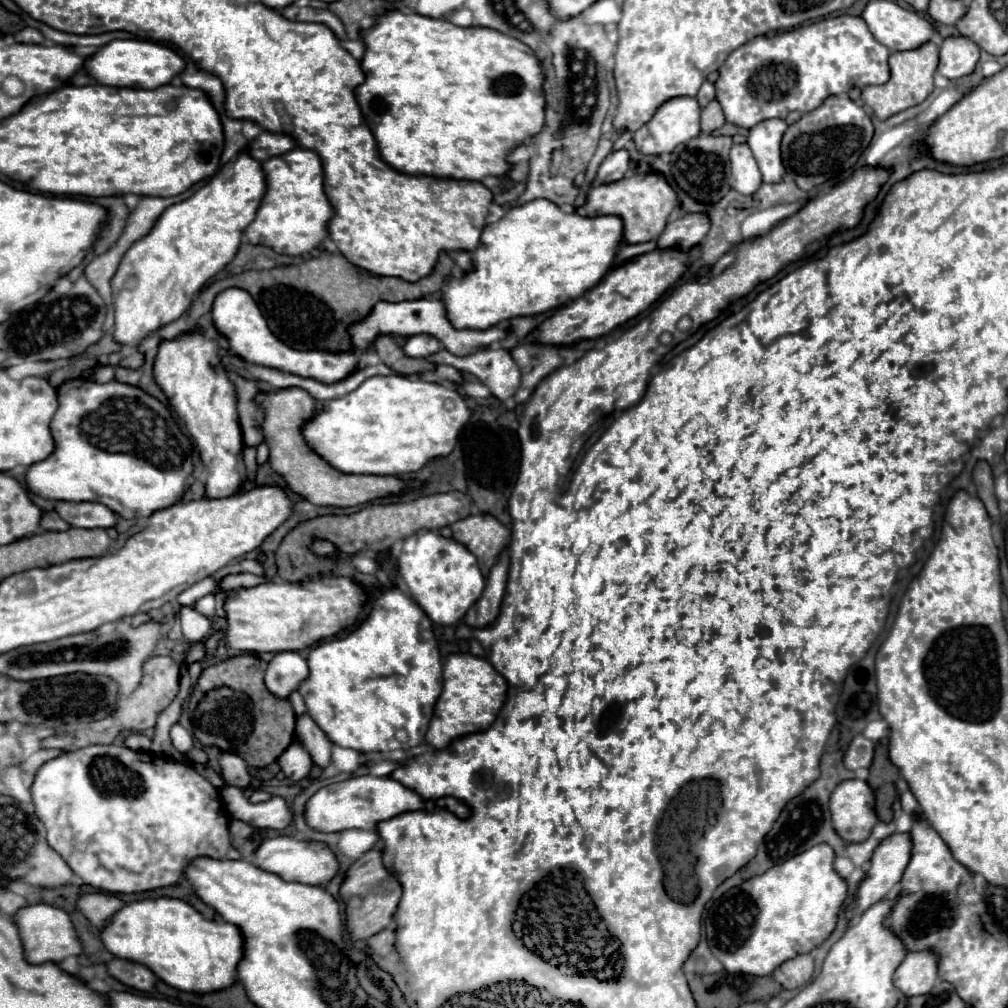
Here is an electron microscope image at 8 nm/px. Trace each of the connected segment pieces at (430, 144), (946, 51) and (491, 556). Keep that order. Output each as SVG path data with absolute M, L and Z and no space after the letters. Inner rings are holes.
M398 9L386 11L378 17L376 25L370 29L364 29L360 35L364 43L364 55L360 61L364 83L354 89L356 101L360 105L360 111L364 115L366 125L370 127L380 157L394 167L400 173L408 175L428 175L428 177L452 177L452 179L468 179L468 181L480 181L488 175L504 175L510 169L510 163L506 161L506 153L514 149L516 145L524 143L532 135L536 135L544 125L544 95L542 95L542 67L536 59L534 51L528 49L518 39L512 39L508 35L500 35L498 31L492 31L488 27L458 27L452 25L446 19L432 19L418 13L402 13Z
M948 37L940 47L940 65L938 73L954 81L974 73L980 59L980 49L968 37Z
M490 513L468 515L452 523L452 537L476 555L484 577L488 577L500 551L510 543L510 531Z

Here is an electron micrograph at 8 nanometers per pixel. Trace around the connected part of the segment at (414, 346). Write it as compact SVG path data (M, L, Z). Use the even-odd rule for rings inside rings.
M414 335L408 337L402 345L402 351L408 357L428 357L440 349L440 341L432 335Z

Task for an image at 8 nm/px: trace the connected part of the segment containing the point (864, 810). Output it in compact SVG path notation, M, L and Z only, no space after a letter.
M848 779L838 783L830 799L832 825L844 841L866 841L878 823L874 813L874 793L866 781Z

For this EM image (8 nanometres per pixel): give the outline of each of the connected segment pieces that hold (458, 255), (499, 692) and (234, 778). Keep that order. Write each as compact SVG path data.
M452 251L454 261L460 265L460 269L466 273L472 269L472 253L470 251Z
M470 653L448 655L444 661L444 687L436 701L424 741L434 749L446 749L460 735L486 731L506 701L506 689L506 679L486 659L474 657Z
M220 751L218 755L218 763L222 769L222 779L226 785L234 785L234 787L248 787L250 783L250 775L246 771L246 761L242 757L238 757L236 753L228 753L228 751Z

